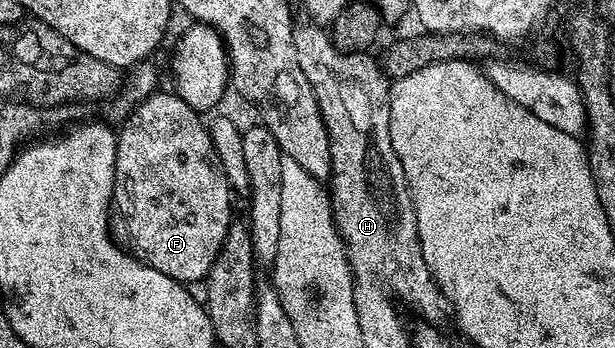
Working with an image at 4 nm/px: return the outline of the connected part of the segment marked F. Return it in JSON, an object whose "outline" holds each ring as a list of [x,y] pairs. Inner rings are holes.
{"outline":[[[155,91],[153,96],[142,100],[129,116],[121,121],[122,129],[117,129],[116,135],[118,145],[116,146],[116,166],[114,167],[114,198],[113,207],[118,208],[118,212],[122,215],[122,220],[126,223],[126,232],[130,235],[130,240],[134,243],[133,251],[140,257],[142,263],[152,266],[156,270],[160,270],[160,274],[164,274],[168,278],[177,280],[183,286],[194,286],[194,283],[205,281],[208,270],[212,270],[212,262],[216,262],[216,258],[222,249],[224,238],[228,234],[232,217],[230,217],[230,196],[232,197],[232,189],[228,178],[224,174],[224,170],[220,166],[220,158],[216,154],[216,150],[212,146],[212,140],[206,129],[203,117],[192,106],[188,106],[188,102],[184,102],[173,91],[162,92]]]}

